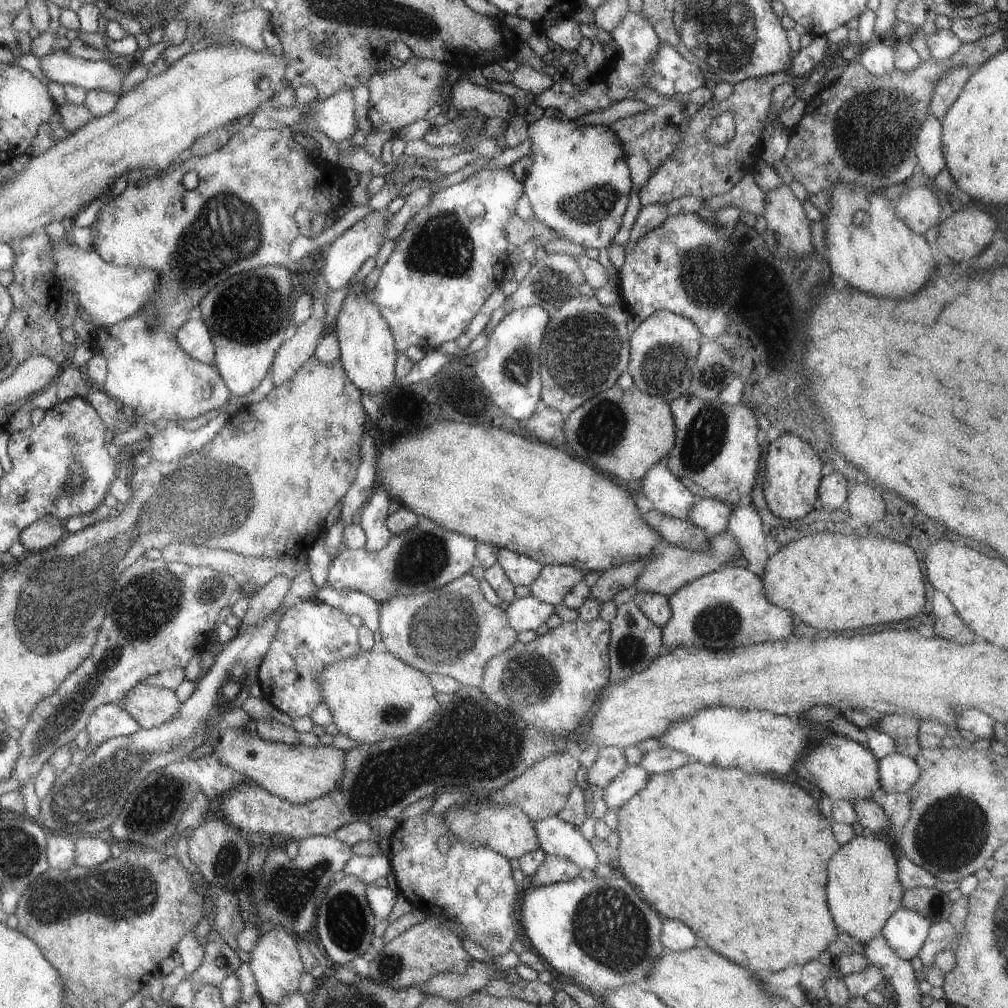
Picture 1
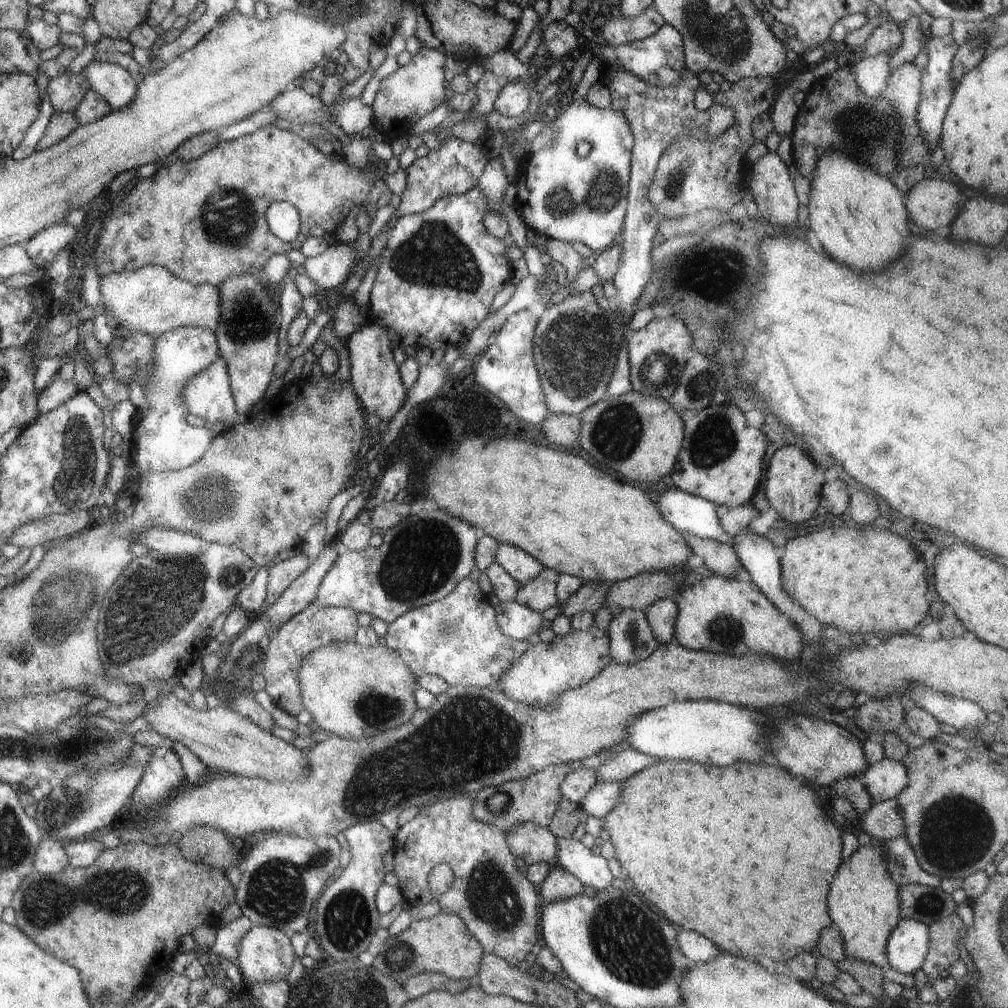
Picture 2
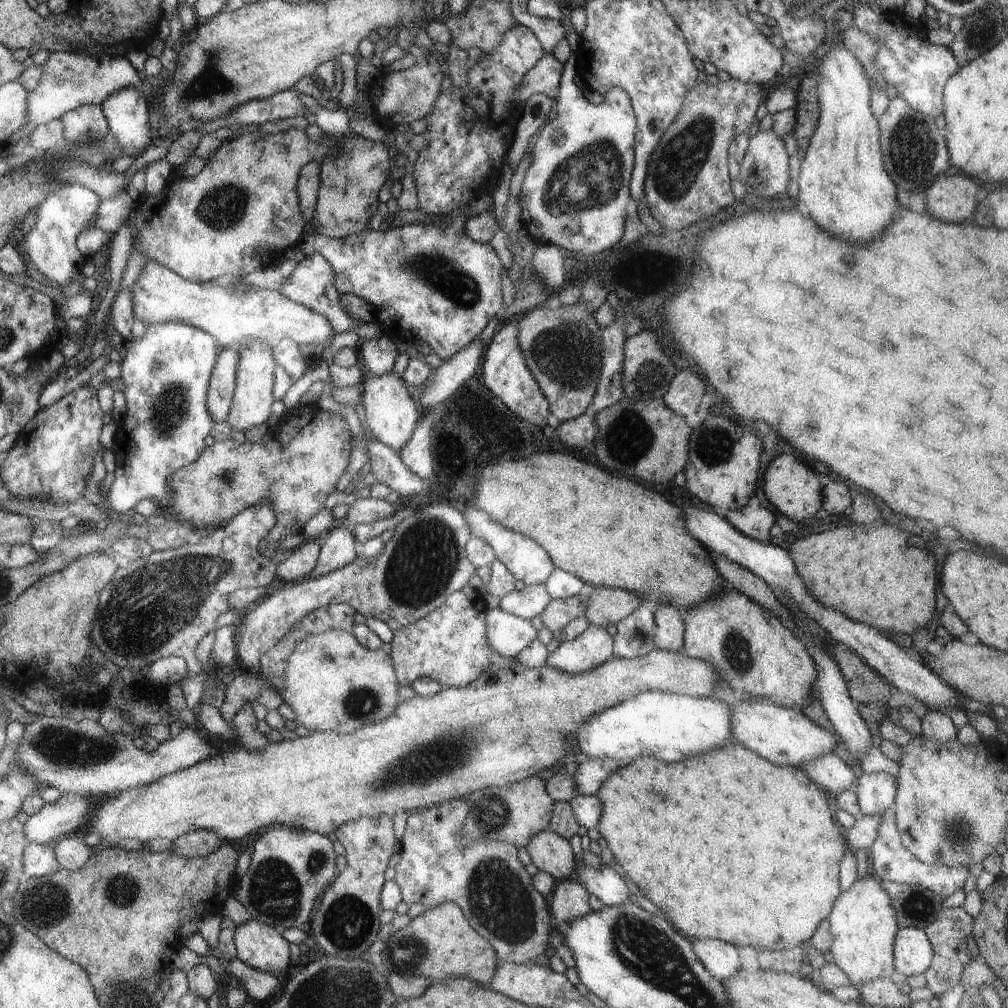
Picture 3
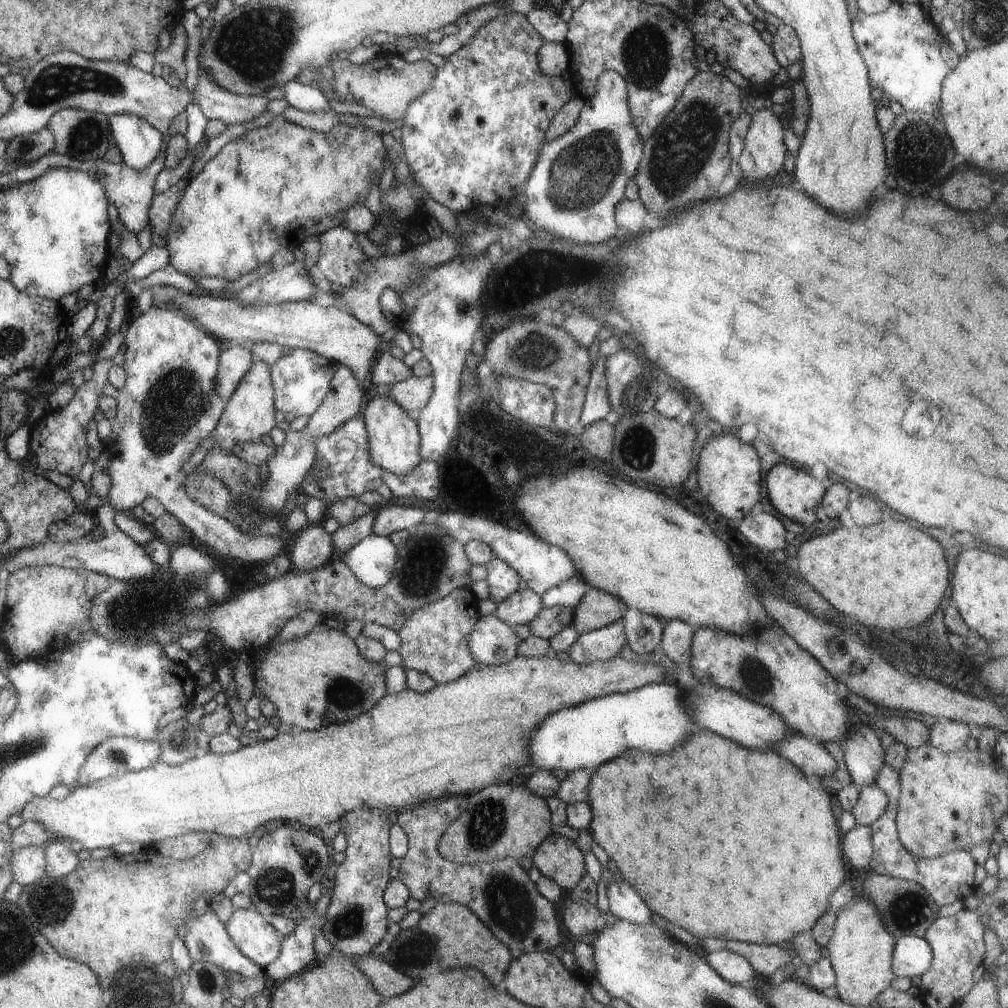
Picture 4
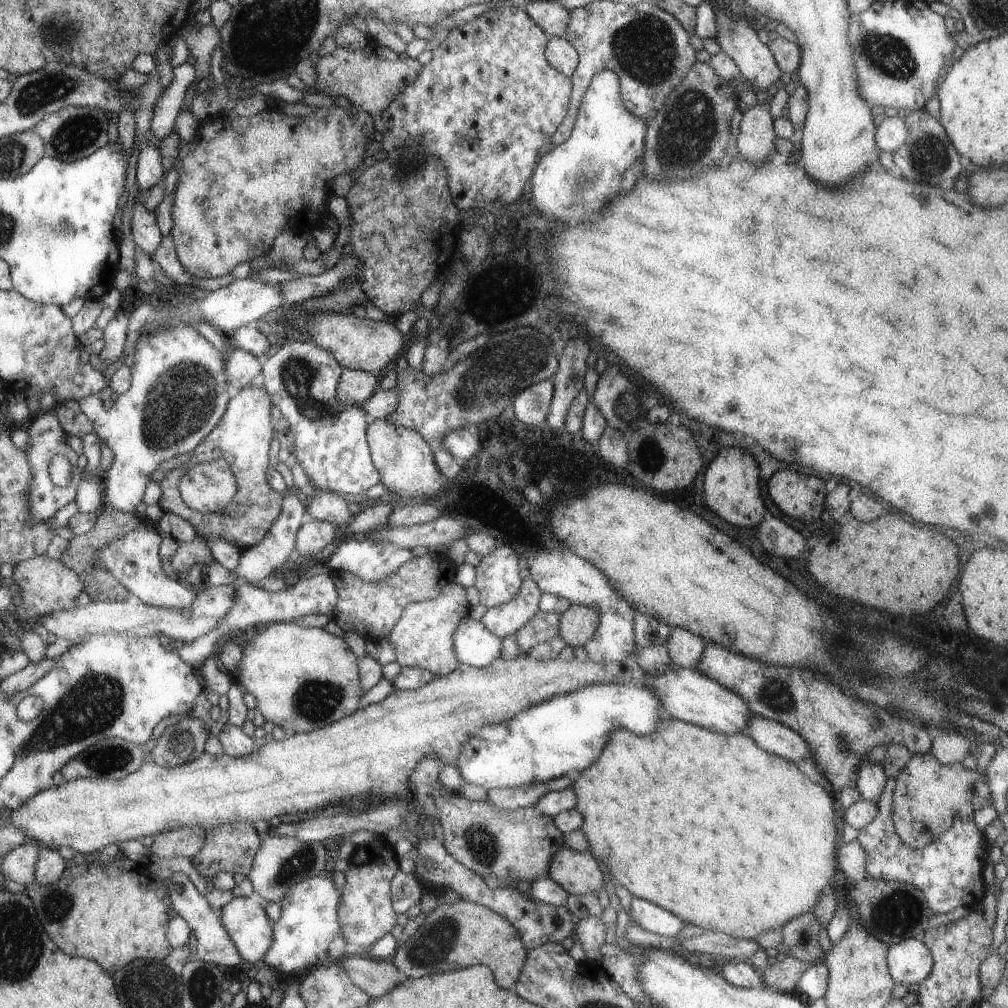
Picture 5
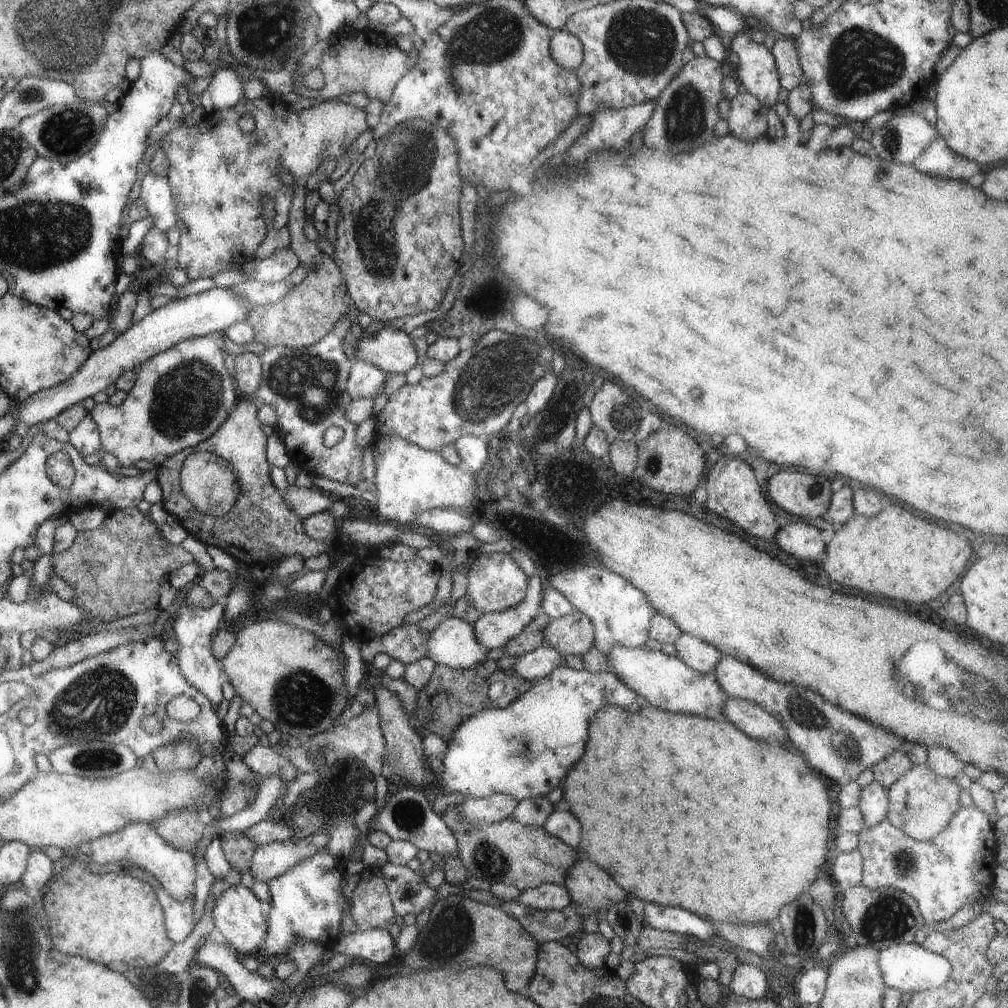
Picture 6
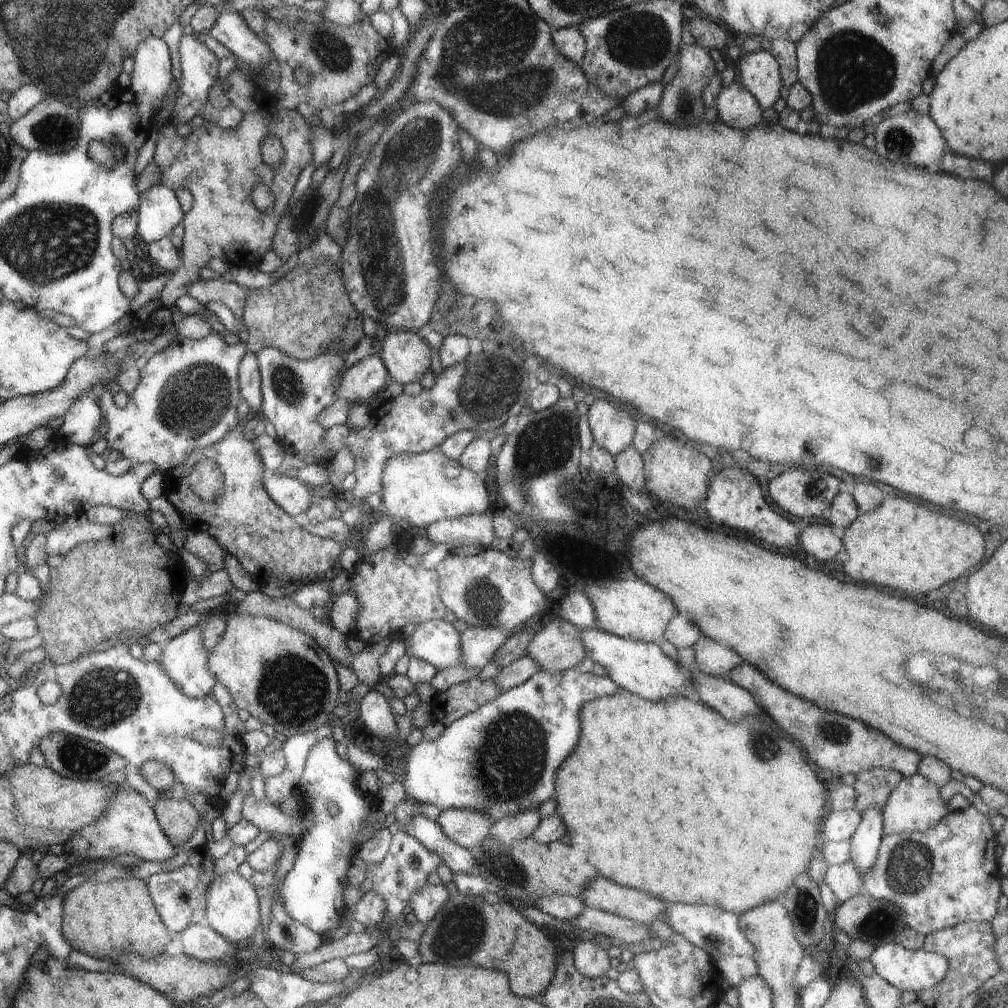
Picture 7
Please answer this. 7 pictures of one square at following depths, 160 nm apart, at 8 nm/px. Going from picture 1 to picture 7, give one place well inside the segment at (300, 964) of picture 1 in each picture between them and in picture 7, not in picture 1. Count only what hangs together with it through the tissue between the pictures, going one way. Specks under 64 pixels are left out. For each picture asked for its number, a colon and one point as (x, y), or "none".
2: (265, 953)
3: (259, 946)
4: (249, 931)
5: (245, 921)
6: (239, 918)
7: (230, 905)

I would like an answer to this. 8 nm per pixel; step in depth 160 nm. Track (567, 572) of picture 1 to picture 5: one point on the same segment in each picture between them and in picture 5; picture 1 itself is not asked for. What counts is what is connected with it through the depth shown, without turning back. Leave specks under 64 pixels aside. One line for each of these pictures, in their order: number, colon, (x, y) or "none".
2: (538, 594)
3: (528, 602)
4: (521, 606)
5: (504, 619)

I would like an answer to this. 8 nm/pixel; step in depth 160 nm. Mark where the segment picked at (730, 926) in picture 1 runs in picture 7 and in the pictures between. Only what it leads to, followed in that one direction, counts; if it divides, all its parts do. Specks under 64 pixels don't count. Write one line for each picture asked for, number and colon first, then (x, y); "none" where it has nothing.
2: (750, 843)
3: (727, 846)
4: (756, 859)
5: (709, 827)
6: (754, 838)
7: (666, 797)

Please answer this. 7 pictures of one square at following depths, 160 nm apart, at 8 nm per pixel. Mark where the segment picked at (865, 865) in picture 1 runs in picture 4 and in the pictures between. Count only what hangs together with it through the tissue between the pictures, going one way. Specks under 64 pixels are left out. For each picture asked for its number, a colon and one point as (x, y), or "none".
2: (862, 902)
3: (862, 922)
4: (860, 947)

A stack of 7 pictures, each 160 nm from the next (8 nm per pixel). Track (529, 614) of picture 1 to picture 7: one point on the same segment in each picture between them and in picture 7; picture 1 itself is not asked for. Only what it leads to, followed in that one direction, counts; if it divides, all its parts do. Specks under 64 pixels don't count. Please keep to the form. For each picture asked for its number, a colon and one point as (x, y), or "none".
2: (514, 620)
3: (506, 634)
4: (490, 641)
5: (473, 645)
6: (451, 643)
7: (435, 641)

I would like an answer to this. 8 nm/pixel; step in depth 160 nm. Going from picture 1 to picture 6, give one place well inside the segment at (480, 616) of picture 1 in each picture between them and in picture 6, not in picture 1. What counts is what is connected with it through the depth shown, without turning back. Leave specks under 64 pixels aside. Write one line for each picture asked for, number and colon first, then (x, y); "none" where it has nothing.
2: (457, 638)
3: (448, 644)
4: (432, 639)
5: (421, 637)
6: (406, 643)

